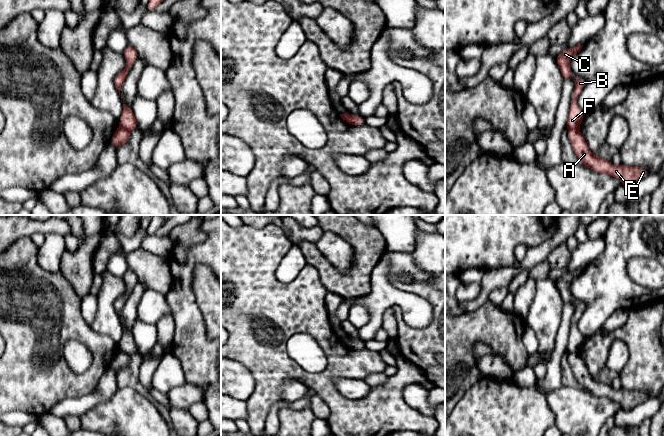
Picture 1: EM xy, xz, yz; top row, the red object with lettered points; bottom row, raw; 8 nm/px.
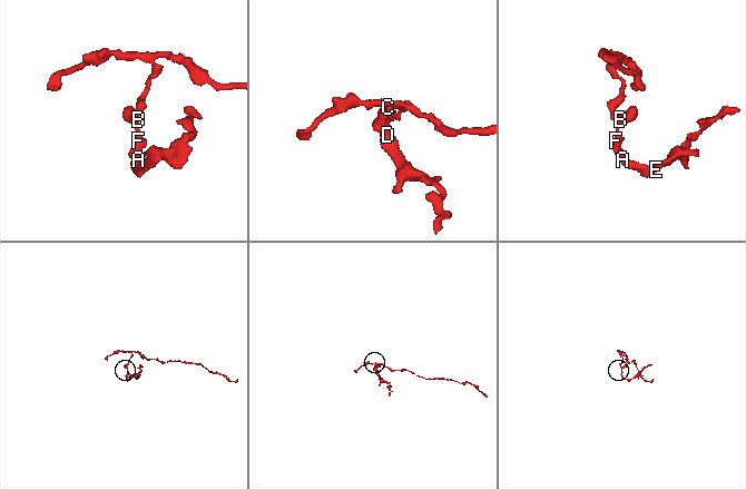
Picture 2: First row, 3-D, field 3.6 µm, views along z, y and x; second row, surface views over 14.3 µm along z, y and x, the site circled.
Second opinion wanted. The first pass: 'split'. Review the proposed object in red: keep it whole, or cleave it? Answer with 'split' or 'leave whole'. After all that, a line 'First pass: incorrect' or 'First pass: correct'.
split
First pass: correct

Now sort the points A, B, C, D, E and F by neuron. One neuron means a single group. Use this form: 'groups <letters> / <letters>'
groups A D E / B C F

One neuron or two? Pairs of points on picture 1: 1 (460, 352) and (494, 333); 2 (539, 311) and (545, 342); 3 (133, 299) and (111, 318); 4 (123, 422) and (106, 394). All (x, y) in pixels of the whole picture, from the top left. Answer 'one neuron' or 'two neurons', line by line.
1: one neuron
2: one neuron
3: two neurons
4: two neurons

